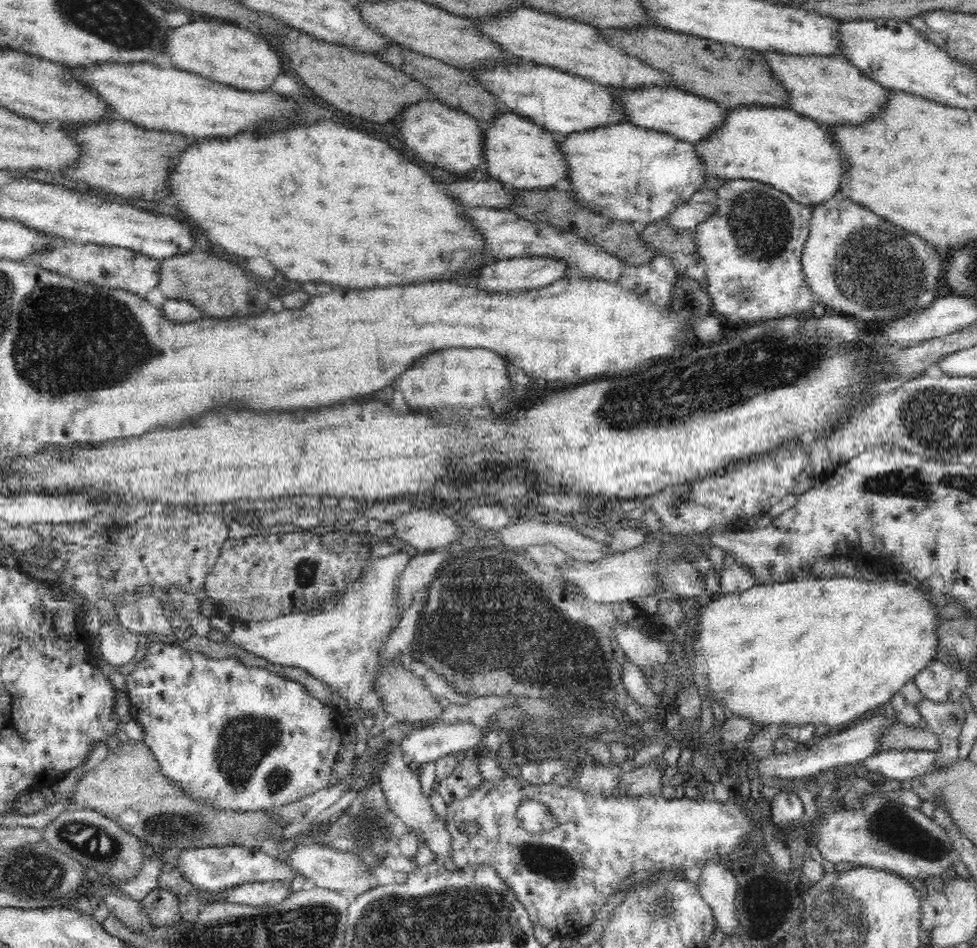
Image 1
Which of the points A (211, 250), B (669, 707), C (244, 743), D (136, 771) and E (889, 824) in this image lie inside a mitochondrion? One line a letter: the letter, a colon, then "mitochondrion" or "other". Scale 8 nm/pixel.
A: other
B: other
C: mitochondrion
D: other
E: mitochondrion

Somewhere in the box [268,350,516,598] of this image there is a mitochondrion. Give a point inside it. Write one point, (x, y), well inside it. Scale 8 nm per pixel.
(305, 572)

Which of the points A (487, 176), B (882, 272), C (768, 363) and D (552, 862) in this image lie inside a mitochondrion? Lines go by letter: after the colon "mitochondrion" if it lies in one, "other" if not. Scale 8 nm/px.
A: other
B: mitochondrion
C: mitochondrion
D: mitochondrion

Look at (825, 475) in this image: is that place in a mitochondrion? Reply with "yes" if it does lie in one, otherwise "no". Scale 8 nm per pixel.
no

